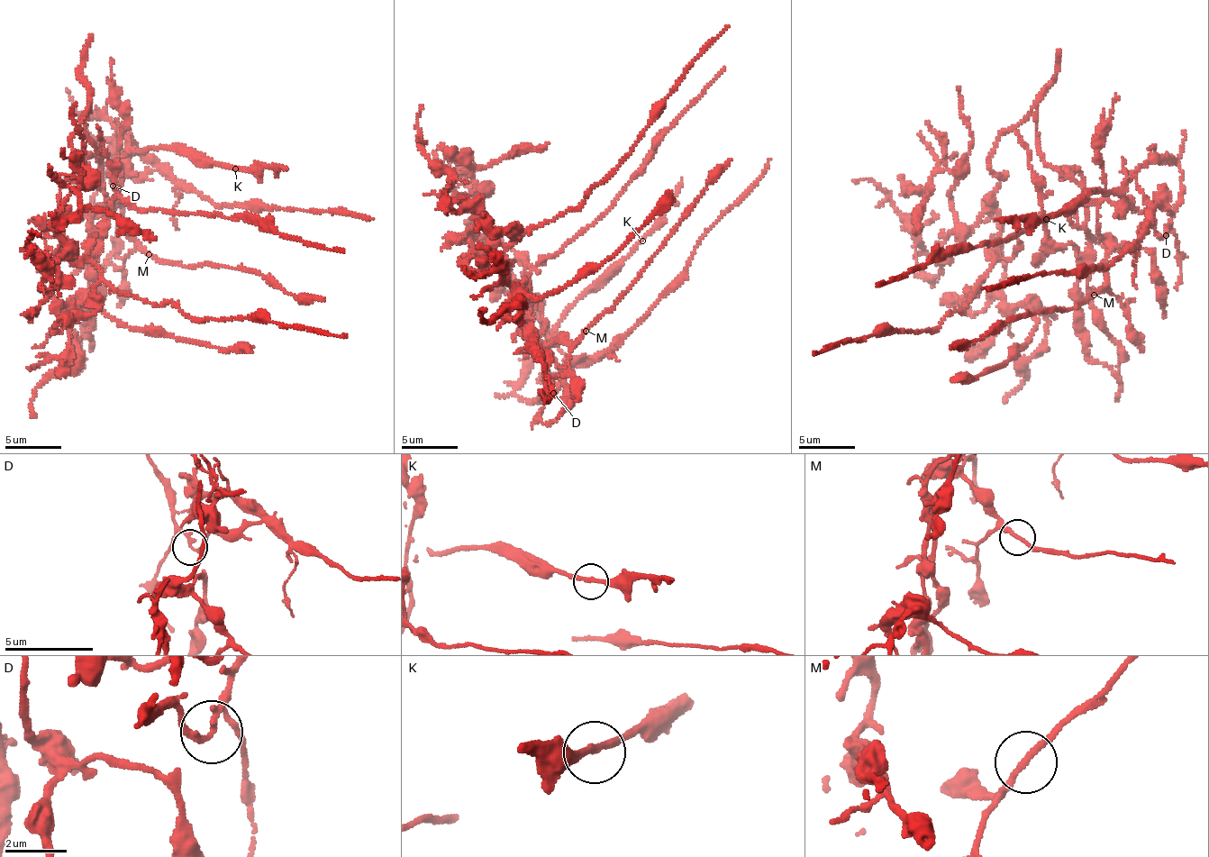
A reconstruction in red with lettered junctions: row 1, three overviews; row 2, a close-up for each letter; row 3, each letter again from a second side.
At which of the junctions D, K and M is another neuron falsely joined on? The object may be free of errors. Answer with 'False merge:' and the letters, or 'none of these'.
False merge: D

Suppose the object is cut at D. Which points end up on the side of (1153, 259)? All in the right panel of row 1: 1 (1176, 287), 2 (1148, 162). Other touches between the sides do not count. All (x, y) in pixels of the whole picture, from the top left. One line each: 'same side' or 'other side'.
1: other side
2: other side

